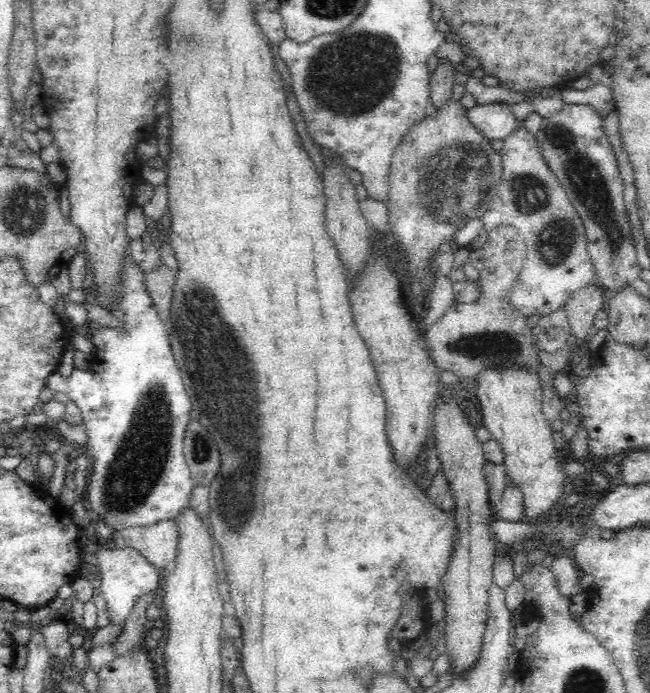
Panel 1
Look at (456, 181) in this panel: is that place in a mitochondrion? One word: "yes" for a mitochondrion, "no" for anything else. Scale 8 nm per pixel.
yes

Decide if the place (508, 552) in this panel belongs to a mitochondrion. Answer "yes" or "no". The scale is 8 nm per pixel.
no

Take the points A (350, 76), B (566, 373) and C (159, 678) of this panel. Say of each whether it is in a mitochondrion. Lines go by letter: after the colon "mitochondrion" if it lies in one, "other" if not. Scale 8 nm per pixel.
A: mitochondrion
B: other
C: other

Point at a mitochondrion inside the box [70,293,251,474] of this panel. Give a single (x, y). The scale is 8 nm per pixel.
(202, 450)

